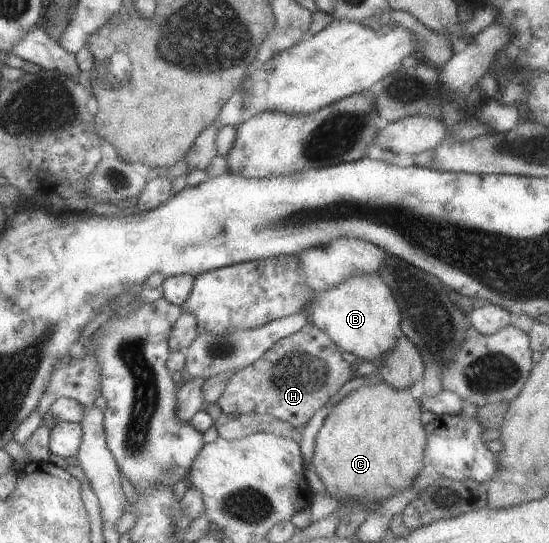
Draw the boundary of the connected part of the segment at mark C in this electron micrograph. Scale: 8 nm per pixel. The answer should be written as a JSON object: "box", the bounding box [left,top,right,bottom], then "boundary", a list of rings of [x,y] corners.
{"box":[310,379,425,518],"boundary":[[[380,379],[380,382],[374,382],[374,384],[362,384],[358,388],[354,388],[351,392],[348,392],[341,400],[338,400],[332,404],[332,408],[328,410],[322,426],[318,428],[313,438],[312,444],[312,456],[310,456],[310,465],[313,467],[316,476],[322,484],[319,493],[324,496],[330,496],[334,498],[338,504],[336,504],[336,510],[331,514],[335,514],[338,518],[353,514],[357,510],[360,510],[366,516],[370,514],[370,505],[378,506],[382,500],[394,496],[398,490],[406,490],[410,488],[410,484],[414,482],[416,474],[420,474],[420,468],[422,468],[422,451],[424,450],[425,432],[424,432],[424,412],[420,410],[418,406],[419,399],[414,398],[410,393],[410,388],[404,388],[404,390],[396,390],[392,386],[388,386],[386,382]]]}

